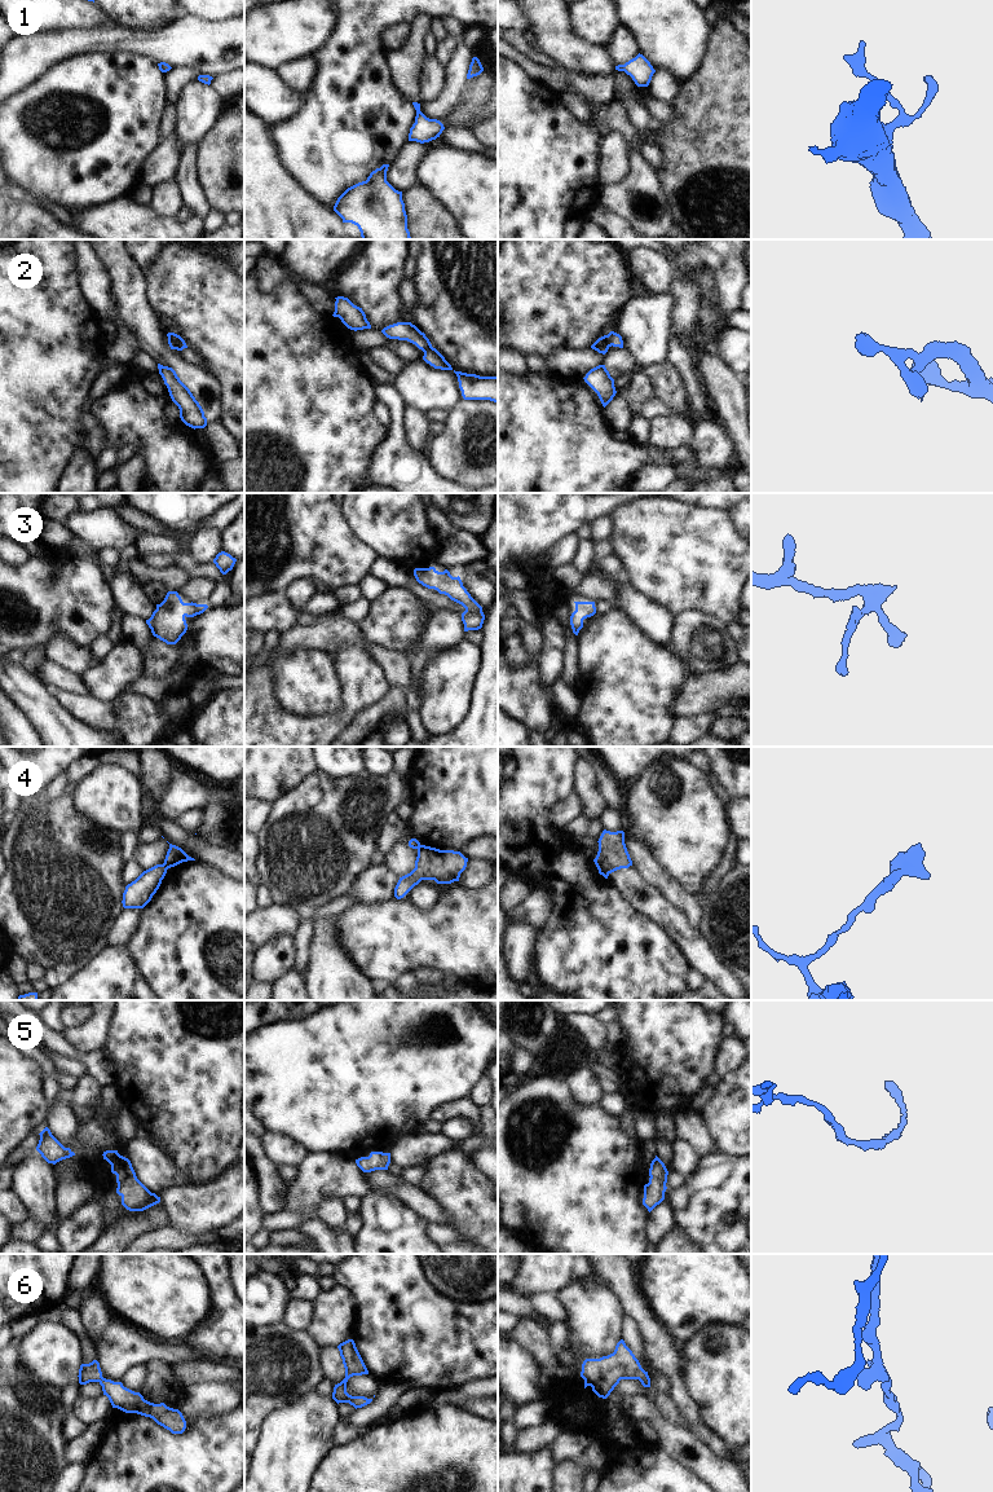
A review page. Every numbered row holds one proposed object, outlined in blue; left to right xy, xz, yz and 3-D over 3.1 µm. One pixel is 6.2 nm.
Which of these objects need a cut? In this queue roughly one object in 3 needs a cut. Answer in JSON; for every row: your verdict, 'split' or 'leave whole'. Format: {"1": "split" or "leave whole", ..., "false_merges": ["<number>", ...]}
{"1": "leave whole", "2": "split", "3": "leave whole", "4": "split", "5": "leave whole", "6": "leave whole", "false_merges": ["2", "4"]}

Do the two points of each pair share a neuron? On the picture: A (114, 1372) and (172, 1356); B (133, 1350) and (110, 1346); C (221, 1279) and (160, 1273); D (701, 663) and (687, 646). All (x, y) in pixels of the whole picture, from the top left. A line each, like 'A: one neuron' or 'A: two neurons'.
A: one neuron
B: one neuron
C: two neurons
D: one neuron

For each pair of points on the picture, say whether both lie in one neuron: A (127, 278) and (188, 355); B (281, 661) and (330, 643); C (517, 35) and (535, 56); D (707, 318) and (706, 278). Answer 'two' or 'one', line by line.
A: two
B: two
C: one
D: one

